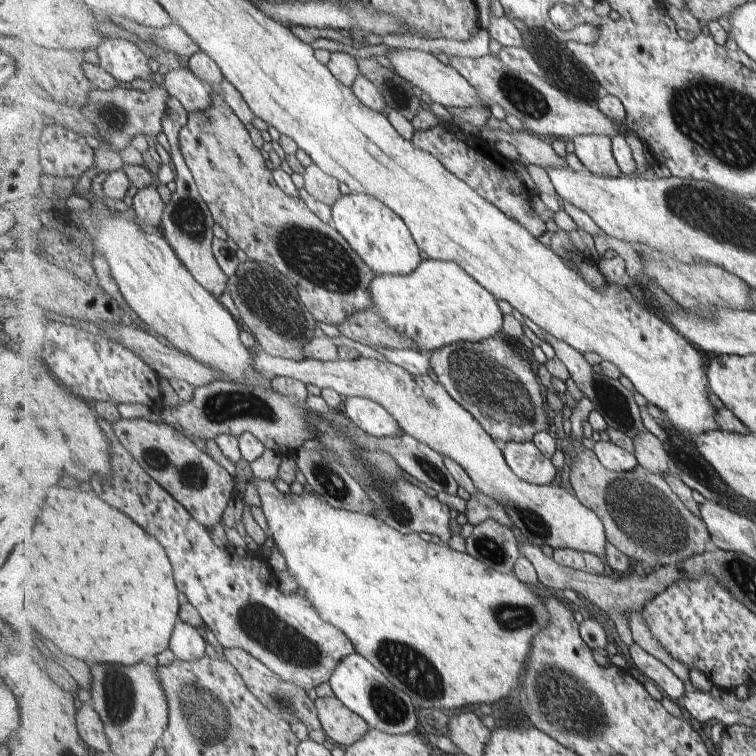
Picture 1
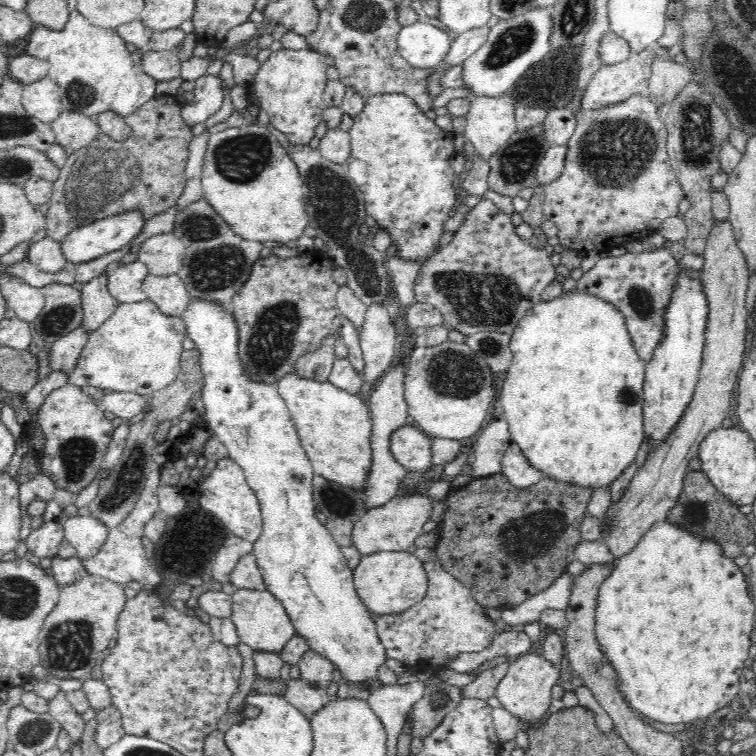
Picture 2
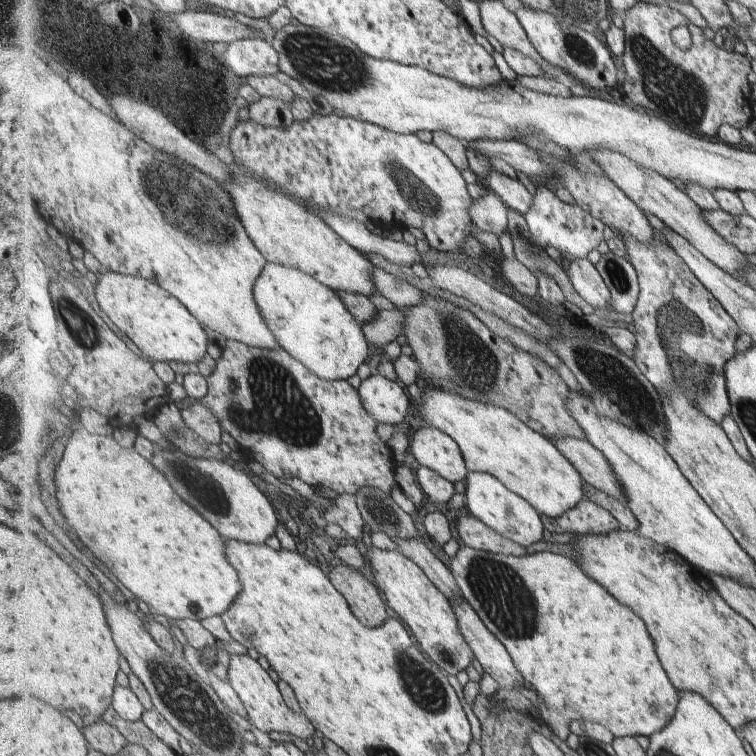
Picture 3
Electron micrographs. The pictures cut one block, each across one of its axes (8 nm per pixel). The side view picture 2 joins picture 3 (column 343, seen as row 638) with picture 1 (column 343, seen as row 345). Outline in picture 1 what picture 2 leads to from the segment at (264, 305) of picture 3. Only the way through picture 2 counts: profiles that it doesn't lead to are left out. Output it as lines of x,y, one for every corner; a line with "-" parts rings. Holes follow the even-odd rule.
350,192
341,196
332,207
331,224
377,275
407,275
423,262
417,242
403,218
372,195

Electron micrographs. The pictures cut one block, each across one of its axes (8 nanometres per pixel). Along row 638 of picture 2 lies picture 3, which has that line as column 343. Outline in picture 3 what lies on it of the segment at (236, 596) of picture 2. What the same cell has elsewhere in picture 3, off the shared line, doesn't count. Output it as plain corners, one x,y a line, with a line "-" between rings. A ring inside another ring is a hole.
237,166
231,168
232,179
221,183
222,187
232,197
240,221
267,262
299,269
340,292
367,296
379,293
372,279
372,272
376,270
373,264
321,217
287,195
266,187
265,183
240,171

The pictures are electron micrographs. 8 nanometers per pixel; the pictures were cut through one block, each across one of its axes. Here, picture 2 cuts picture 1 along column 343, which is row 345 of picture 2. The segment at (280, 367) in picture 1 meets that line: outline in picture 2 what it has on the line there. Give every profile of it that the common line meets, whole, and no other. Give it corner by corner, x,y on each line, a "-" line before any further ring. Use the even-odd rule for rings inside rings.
376,301
367,306
364,326
360,330
360,347
365,367
360,374
363,388
358,394
367,401
376,380
392,365
396,352
396,329
384,304

